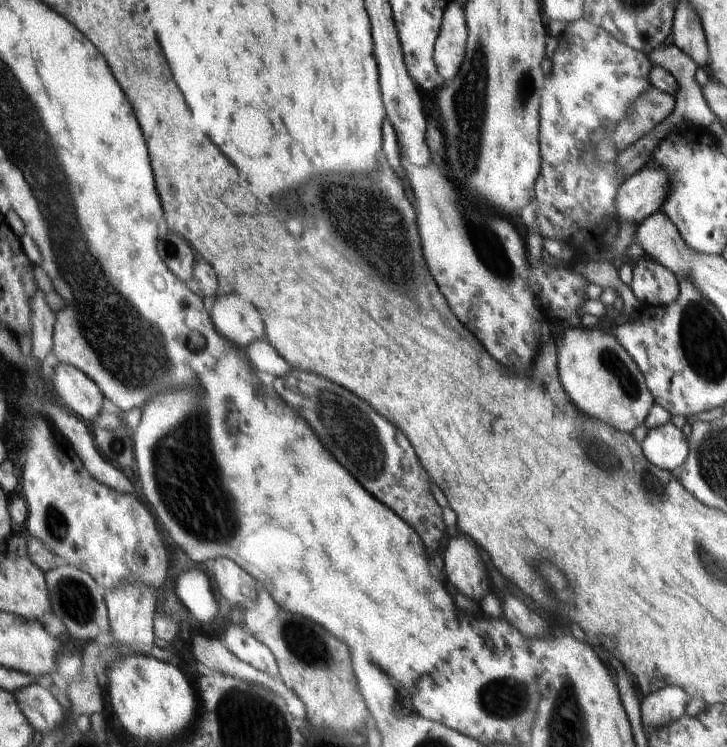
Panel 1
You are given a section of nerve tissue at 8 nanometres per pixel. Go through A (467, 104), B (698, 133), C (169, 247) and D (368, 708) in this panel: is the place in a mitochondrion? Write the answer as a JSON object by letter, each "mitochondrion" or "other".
{"A":"mitochondrion","B":"other","C":"mitochondrion","D":"other"}

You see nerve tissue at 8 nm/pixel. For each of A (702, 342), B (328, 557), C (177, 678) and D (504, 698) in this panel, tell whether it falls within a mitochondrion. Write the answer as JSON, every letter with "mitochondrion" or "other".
{"A":"mitochondrion","B":"other","C":"other","D":"mitochondrion"}

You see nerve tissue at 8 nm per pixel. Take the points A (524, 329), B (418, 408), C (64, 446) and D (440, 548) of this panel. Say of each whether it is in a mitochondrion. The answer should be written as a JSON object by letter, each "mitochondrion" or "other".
{"A":"other","B":"other","C":"other","D":"other"}

